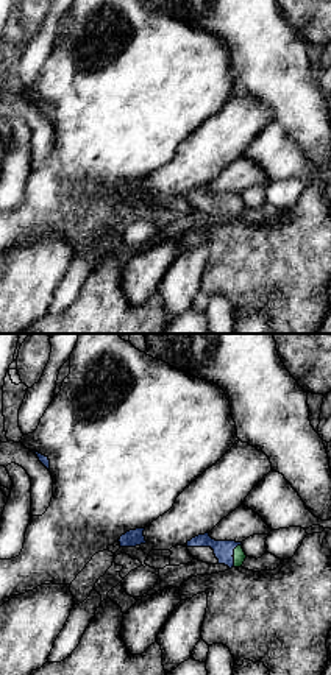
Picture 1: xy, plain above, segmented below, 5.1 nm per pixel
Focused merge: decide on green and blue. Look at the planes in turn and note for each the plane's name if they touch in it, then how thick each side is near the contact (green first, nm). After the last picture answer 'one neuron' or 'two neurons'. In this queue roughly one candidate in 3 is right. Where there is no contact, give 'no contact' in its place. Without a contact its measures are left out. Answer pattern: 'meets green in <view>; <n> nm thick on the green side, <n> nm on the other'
meets green in xy; 70 nm thick on the green side, 110 nm on the other

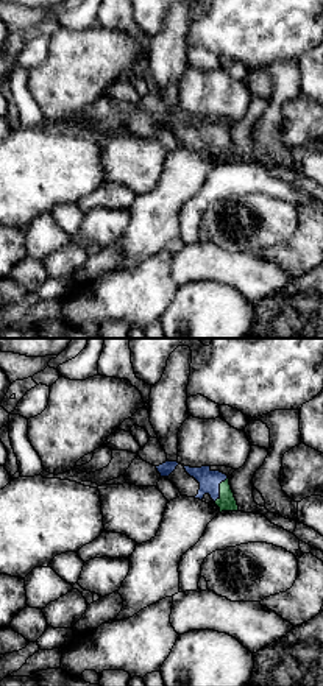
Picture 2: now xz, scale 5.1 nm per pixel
meets green in xz; 90 nm thick on the green side, 110 nm on the other

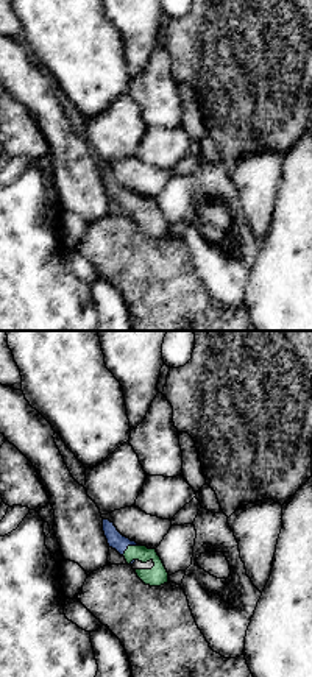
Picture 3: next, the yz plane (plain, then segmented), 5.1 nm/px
meets green in yz; 100 nm thick on the green side, 90 nm on the other

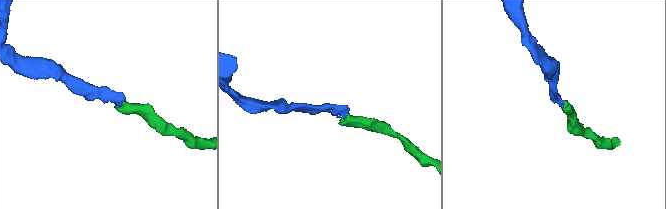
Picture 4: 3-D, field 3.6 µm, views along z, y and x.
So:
one neuron

